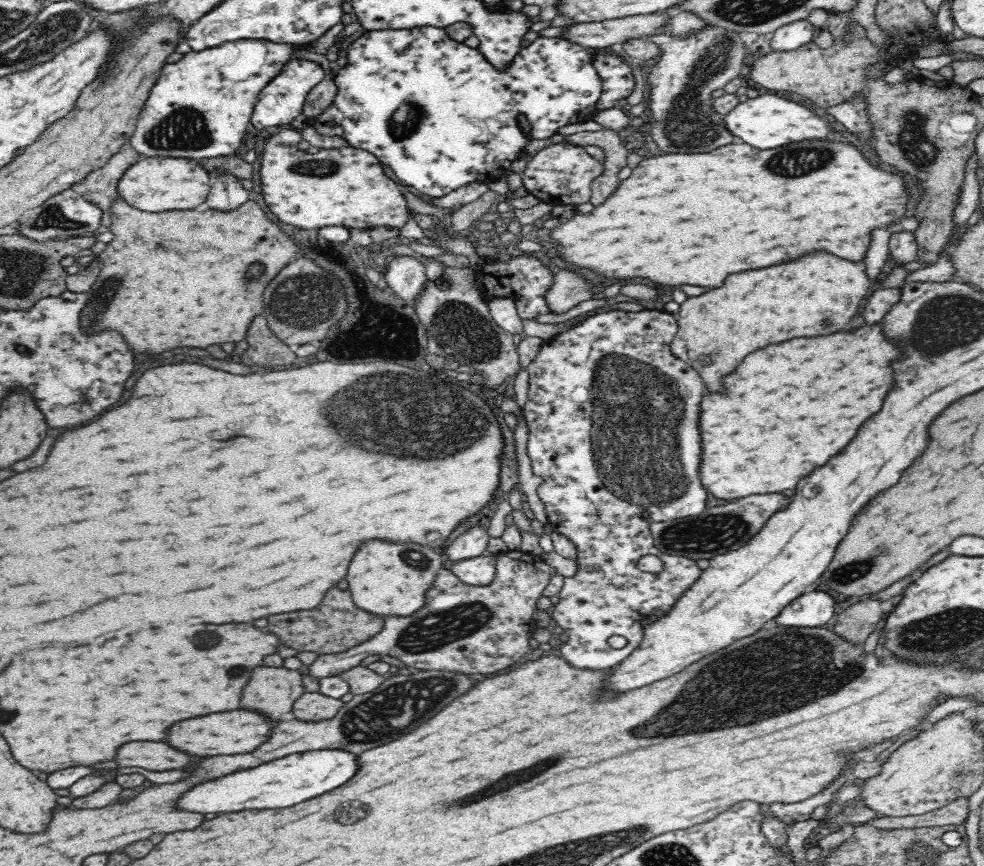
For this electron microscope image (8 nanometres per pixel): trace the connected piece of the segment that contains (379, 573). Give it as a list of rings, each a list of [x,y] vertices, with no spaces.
[[[364,542],[348,568],[348,588],[358,608],[382,616],[410,616],[424,606],[424,592],[442,569],[442,556],[420,544]]]

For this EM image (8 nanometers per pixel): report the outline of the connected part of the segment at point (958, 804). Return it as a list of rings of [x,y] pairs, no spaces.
[[[957,798],[944,808],[927,812],[922,815],[910,815],[905,817],[877,816],[868,823],[876,828],[884,830],[896,830],[898,828],[920,828],[932,826],[944,826],[946,824],[963,824],[968,816],[968,799]]]

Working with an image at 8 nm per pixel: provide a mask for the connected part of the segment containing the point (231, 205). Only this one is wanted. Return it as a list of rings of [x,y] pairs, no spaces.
[[[228,174],[212,175],[212,187],[207,196],[208,209],[217,212],[232,212],[248,202],[248,191],[244,189],[236,176]]]

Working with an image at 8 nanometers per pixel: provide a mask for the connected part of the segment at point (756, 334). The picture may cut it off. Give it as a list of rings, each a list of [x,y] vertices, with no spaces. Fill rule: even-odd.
[[[810,252],[796,260],[776,264],[772,268],[740,272],[728,276],[722,288],[714,288],[702,296],[688,298],[679,304],[676,316],[678,332],[670,346],[674,356],[680,357],[702,377],[708,390],[722,392],[718,380],[736,370],[736,366],[748,356],[764,348],[766,344],[776,344],[792,338],[810,338],[810,336],[828,336],[846,328],[846,324],[858,314],[860,304],[866,301],[872,280],[866,274],[866,263],[840,260],[826,252]]]

